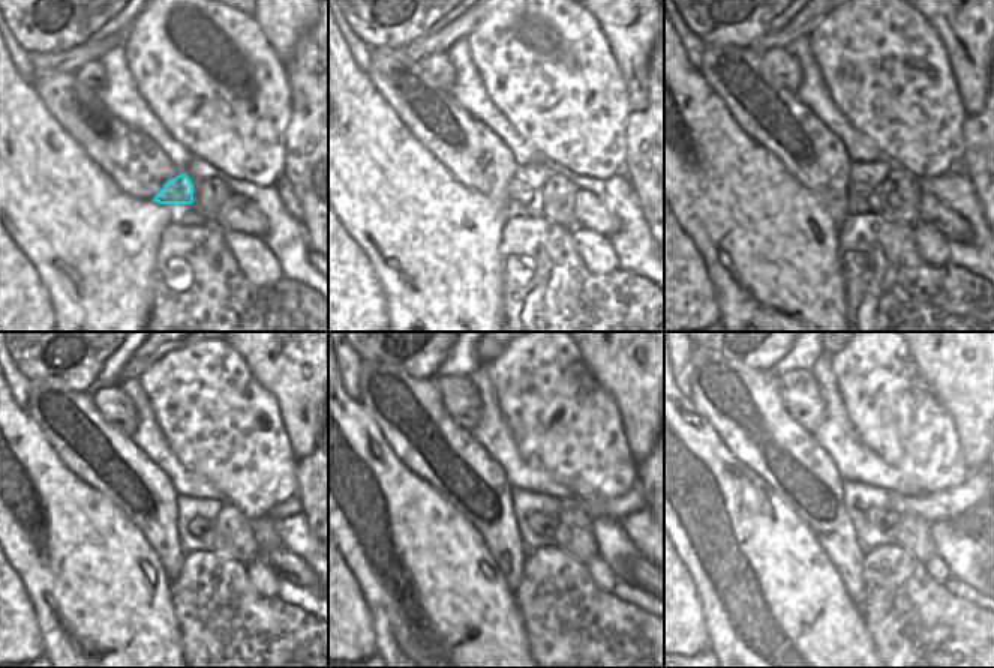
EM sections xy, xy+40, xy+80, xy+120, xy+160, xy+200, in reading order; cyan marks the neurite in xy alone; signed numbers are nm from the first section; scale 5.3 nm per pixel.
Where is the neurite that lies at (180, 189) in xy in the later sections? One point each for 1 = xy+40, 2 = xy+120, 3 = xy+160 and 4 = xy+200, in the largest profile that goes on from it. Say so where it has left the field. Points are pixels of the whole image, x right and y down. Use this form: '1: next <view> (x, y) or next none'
1: next xy+40 (517, 191)
2: next xy+120 (198, 526)
3: next xy+160 (540, 523)
4: next xy+200 (883, 520)

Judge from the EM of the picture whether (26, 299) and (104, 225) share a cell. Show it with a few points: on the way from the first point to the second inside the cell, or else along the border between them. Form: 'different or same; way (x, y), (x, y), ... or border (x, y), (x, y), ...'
different; border (23, 254), (48, 293), (51, 309), (56, 315)

